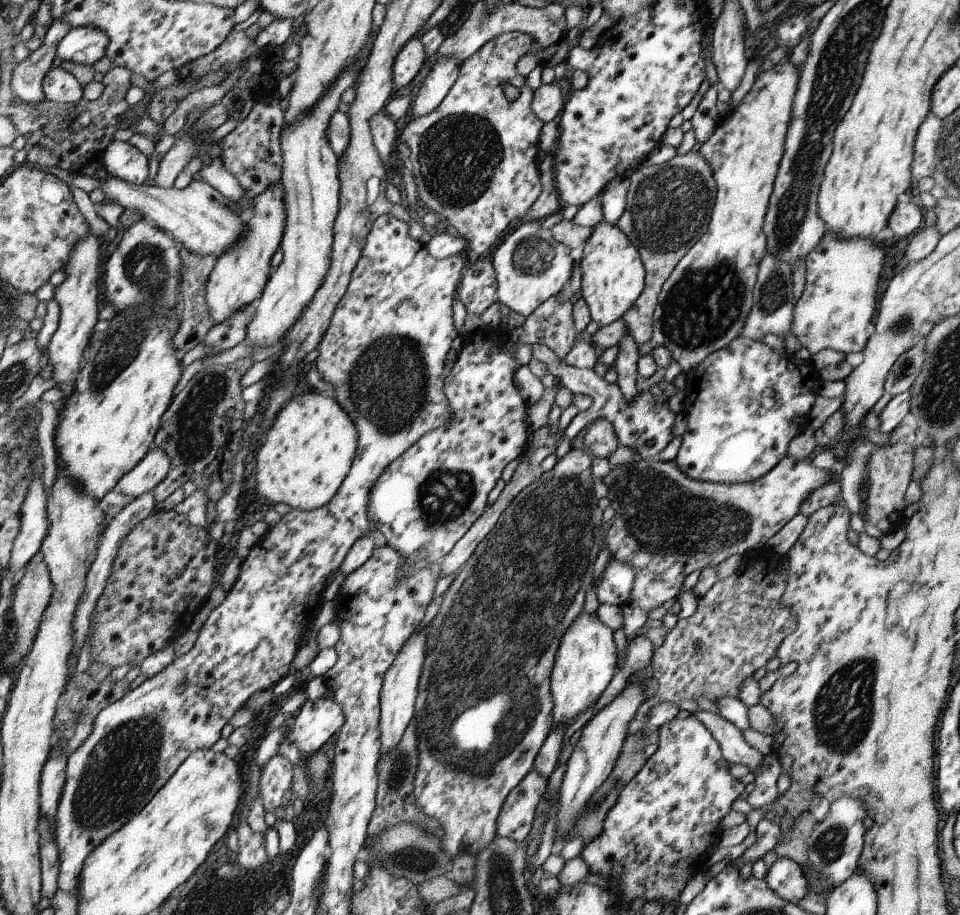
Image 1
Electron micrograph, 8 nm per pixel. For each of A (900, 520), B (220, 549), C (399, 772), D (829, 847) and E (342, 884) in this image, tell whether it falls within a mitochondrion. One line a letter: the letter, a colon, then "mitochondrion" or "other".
A: other
B: other
C: mitochondrion
D: mitochondrion
E: other

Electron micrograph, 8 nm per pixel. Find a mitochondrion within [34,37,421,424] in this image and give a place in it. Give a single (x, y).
(116, 353)

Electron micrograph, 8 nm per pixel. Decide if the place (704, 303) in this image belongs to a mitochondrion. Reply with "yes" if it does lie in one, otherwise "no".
yes

